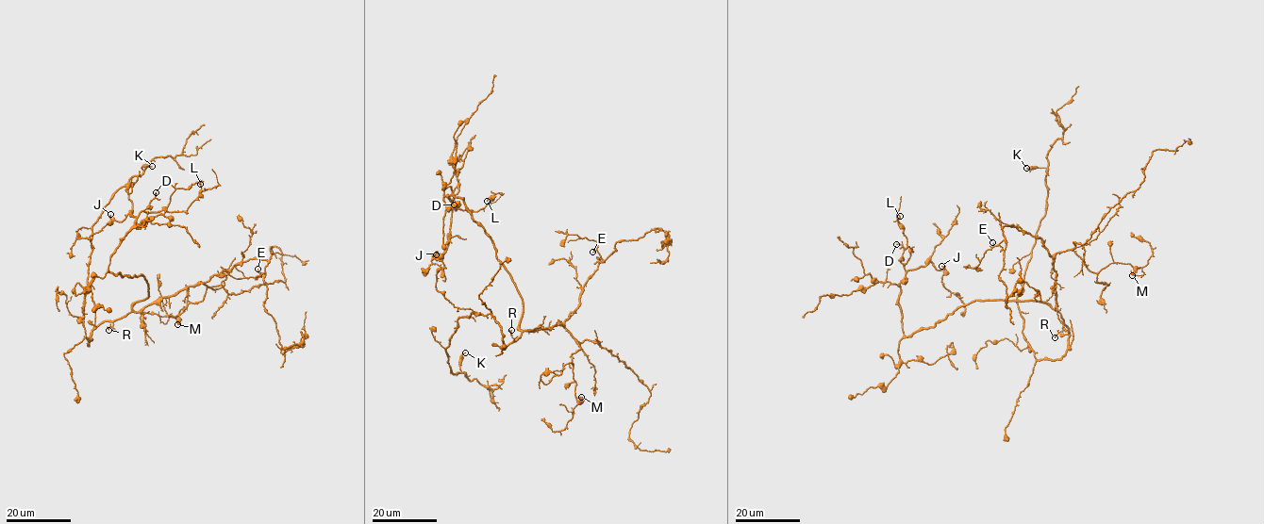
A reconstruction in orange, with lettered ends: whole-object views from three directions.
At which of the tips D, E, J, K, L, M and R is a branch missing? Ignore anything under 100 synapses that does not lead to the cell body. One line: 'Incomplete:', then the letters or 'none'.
Incomplete: none

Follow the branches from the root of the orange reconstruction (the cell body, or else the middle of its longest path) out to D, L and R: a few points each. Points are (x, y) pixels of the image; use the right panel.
D: (1064, 322), (1060, 313), (1039, 302), (976, 301), (907, 337), (898, 301), (906, 273), (904, 250), (896, 244)
L: (1064, 322), (1060, 313), (1039, 302), (976, 301), (934, 326), (905, 335), (900, 285), (913, 251), (900, 216)
R: (1064, 322), (1062, 331), (1055, 337)

